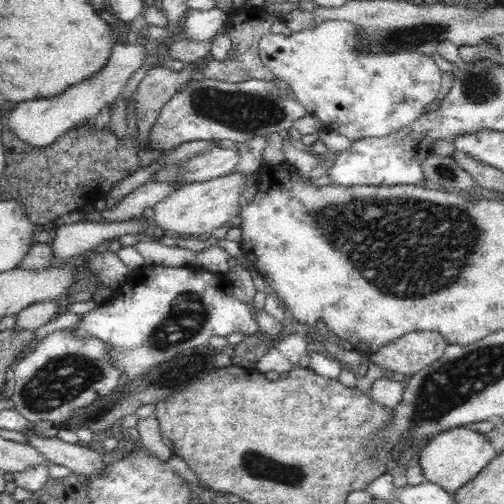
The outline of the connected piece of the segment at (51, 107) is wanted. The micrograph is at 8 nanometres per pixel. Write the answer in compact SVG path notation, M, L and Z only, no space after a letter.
M139 43L115 44L105 68L98 75L94 75L84 84L70 88L60 96L18 104L14 110L5 113L6 128L30 146L45 147L52 144L60 135L70 132L78 123L87 119L92 121L107 104L114 103L120 94L125 93L128 80L137 74L146 56L146 49Z

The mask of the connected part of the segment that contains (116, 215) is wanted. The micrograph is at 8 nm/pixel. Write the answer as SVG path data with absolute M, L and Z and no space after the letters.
M147 182L127 194L113 209L101 212L102 218L108 222L122 222L142 215L144 208L152 208L154 204L170 194L174 189L180 189L177 184L166 182Z

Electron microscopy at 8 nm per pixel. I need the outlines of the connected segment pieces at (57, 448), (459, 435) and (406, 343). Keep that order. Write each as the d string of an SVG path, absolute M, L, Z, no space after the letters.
M30 429L26 433L27 444L46 455L52 463L65 466L70 472L86 477L101 475L105 464L101 454L80 443L71 444L58 437L41 437Z
M471 427L453 428L434 435L420 452L418 464L420 464L424 478L448 493L460 490L467 481L472 480L476 474L482 472L487 464L496 456L494 447L483 432L475 431Z
M412 331L385 344L367 357L378 366L408 378L438 360L447 345L446 339L438 332Z

